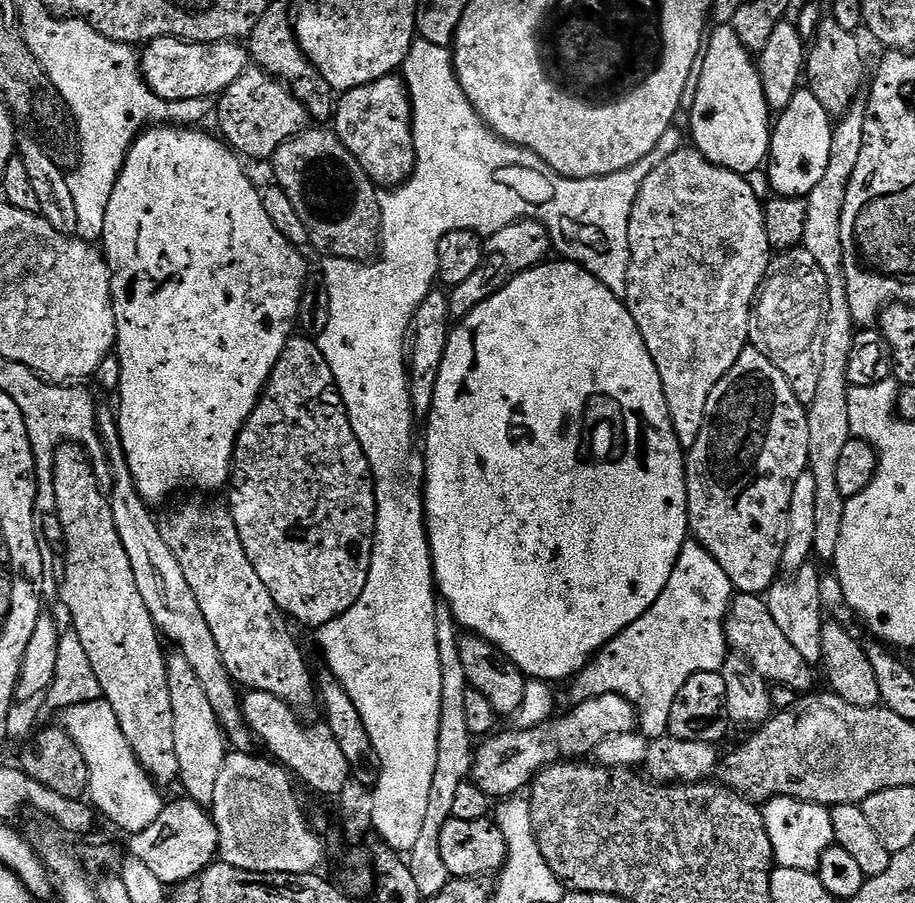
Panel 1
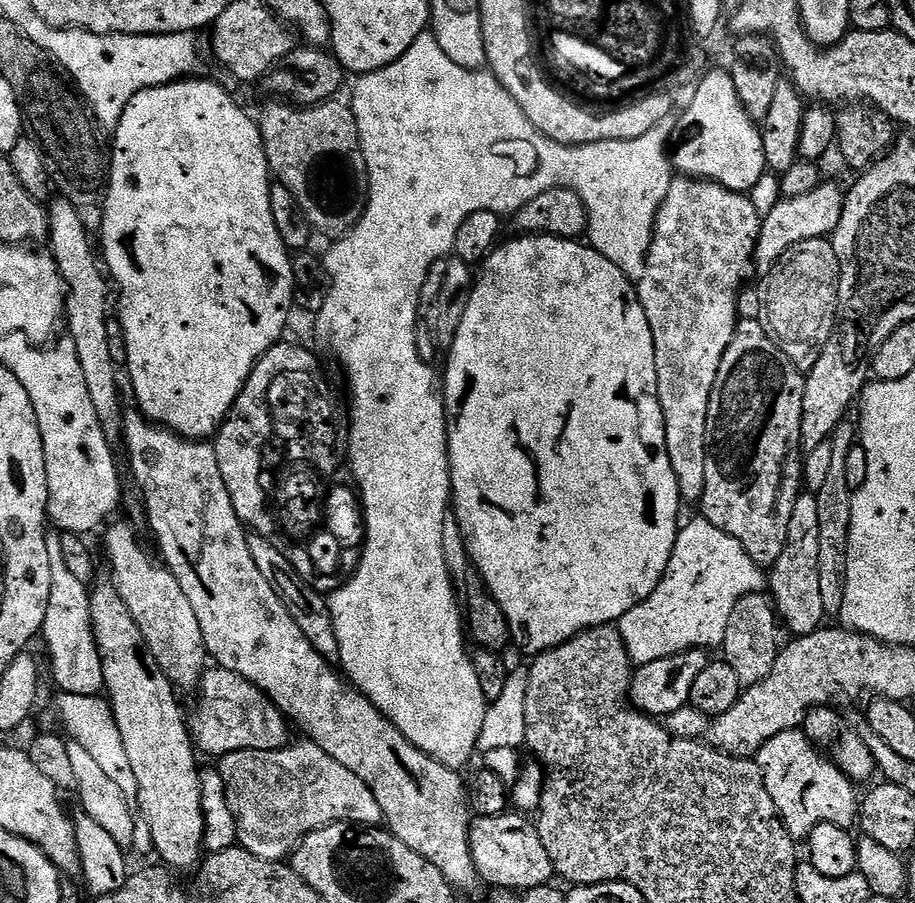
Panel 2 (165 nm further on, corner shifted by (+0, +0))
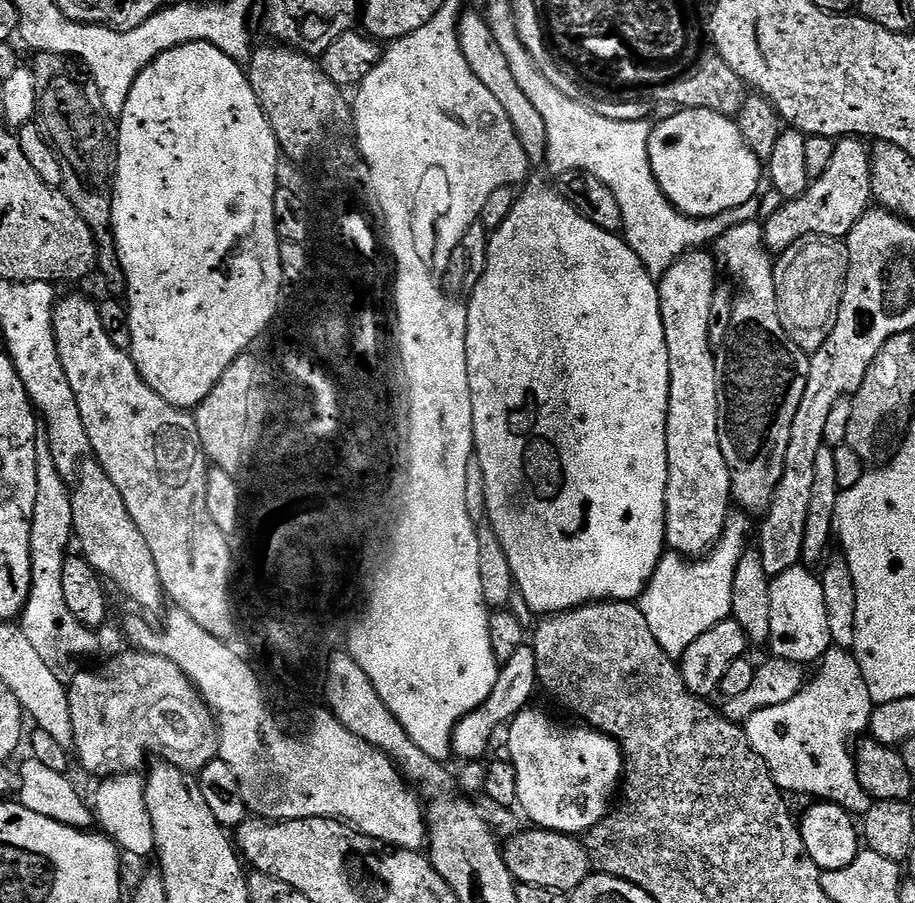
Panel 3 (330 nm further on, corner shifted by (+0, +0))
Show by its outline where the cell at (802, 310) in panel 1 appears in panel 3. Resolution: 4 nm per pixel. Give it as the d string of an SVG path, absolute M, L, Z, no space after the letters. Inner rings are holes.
M810 235L804 237L782 252L773 265L775 270L775 294L776 301L778 302L778 318L782 322L782 330L786 330L786 334L790 338L790 342L794 342L794 346L798 346L802 351L809 354L816 352L819 348L824 345L826 338L830 338L830 330L834 326L834 322L838 318L838 310L840 309L840 299L844 293L844 280L848 277L848 251L847 245L840 240L835 238L828 238L818 235Z

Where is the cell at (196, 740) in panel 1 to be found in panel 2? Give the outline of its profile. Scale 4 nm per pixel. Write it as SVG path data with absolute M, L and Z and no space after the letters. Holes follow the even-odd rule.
M111 524L107 525L103 533L104 552L108 555L108 568L112 571L111 584L118 590L122 602L126 602L126 610L130 610L134 622L138 622L138 630L142 630L142 638L154 662L158 662L162 674L166 674L172 687L181 693L191 688L192 691L199 689L200 678L206 671L202 626L198 626L198 618L186 594L182 594L178 578L174 578L167 567L159 563L156 565L148 557L147 550L140 545L130 525Z

